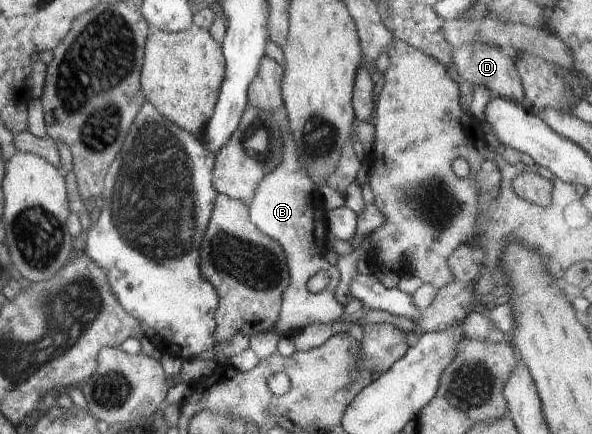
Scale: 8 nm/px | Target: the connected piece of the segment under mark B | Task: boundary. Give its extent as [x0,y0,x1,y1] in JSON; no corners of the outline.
[248,129,343,337]

